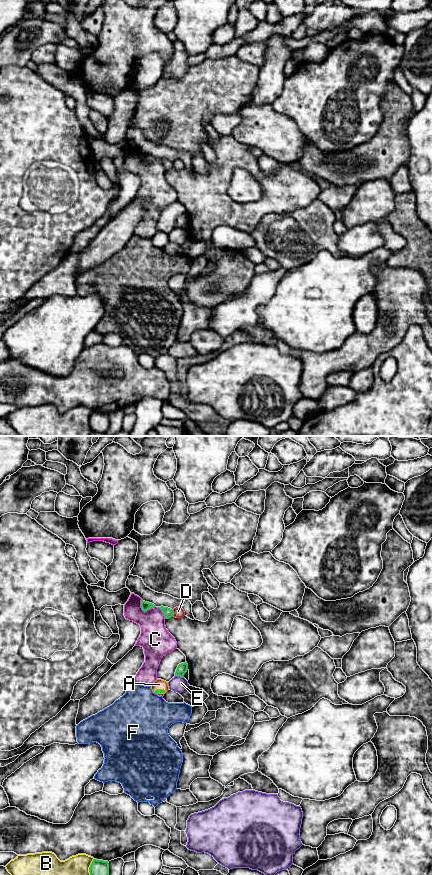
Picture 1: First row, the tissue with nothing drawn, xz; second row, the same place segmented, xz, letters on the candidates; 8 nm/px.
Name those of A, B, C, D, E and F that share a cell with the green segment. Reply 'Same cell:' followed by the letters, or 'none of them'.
Same cell: A

